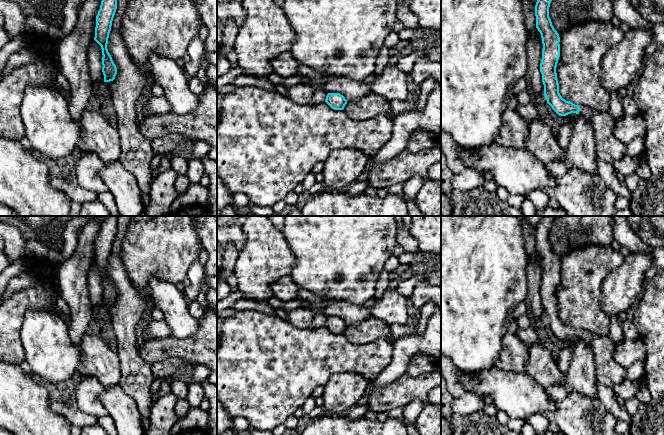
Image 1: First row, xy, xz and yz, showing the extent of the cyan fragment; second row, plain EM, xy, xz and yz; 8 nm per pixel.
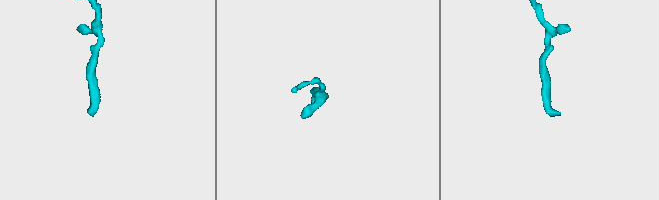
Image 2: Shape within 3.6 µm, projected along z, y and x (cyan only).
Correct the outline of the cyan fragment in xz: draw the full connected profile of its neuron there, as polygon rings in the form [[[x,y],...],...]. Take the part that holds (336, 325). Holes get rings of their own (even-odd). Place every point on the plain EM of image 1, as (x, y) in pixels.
[[[328,317],[325,326],[334,334],[343,334],[347,324],[340,317]]]

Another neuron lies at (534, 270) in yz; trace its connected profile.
[[[537,252],[533,258],[528,258],[525,272],[528,281],[528,293],[525,300],[527,307],[532,311],[534,317],[544,318],[544,309],[540,296],[543,268],[541,258]]]

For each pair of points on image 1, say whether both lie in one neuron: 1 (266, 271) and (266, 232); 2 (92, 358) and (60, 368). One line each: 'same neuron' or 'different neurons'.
1: same neuron
2: different neurons

